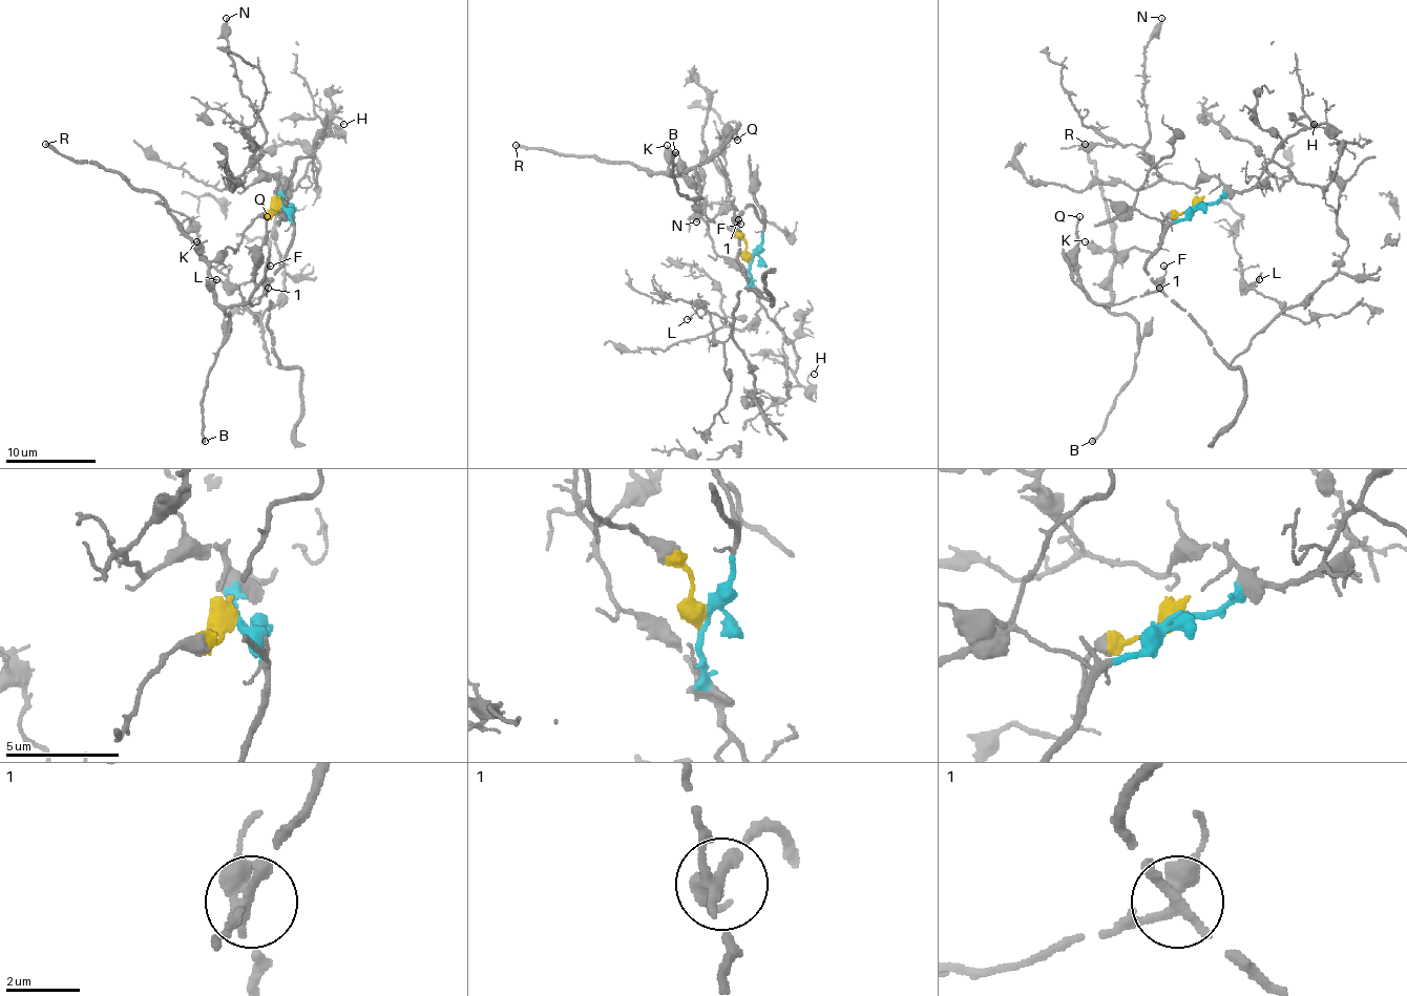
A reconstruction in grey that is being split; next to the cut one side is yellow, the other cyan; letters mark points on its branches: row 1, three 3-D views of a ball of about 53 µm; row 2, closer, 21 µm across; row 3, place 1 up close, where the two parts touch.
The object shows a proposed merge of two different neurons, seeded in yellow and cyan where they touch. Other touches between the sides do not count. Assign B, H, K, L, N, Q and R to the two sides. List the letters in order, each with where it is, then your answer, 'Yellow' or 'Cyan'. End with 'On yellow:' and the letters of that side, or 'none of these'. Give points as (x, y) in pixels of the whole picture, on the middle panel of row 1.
B: Place: (675, 152). Yellow
H: Place: (814, 374). Cyan
K: Place: (667, 145). Yellow
L: Place: (687, 319). Cyan
N: Place: (696, 221). Cyan
Q: Place: (737, 140). Yellow
R: Place: (516, 145). Yellow
On yellow: B, K, Q, R

